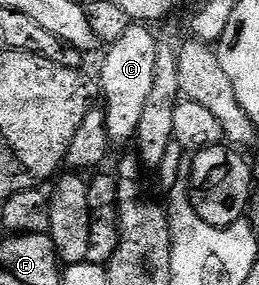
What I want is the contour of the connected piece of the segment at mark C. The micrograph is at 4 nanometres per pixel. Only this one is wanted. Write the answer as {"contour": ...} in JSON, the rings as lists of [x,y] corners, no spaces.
{"contour":[[[133,22],[118,38],[118,42],[107,45],[104,61],[100,64],[100,88],[104,91],[102,107],[106,114],[106,130],[108,139],[113,145],[135,141],[138,121],[142,118],[142,109],[146,107],[146,98],[150,95],[150,86],[154,86],[154,58],[158,58],[156,32],[147,23]]]}

